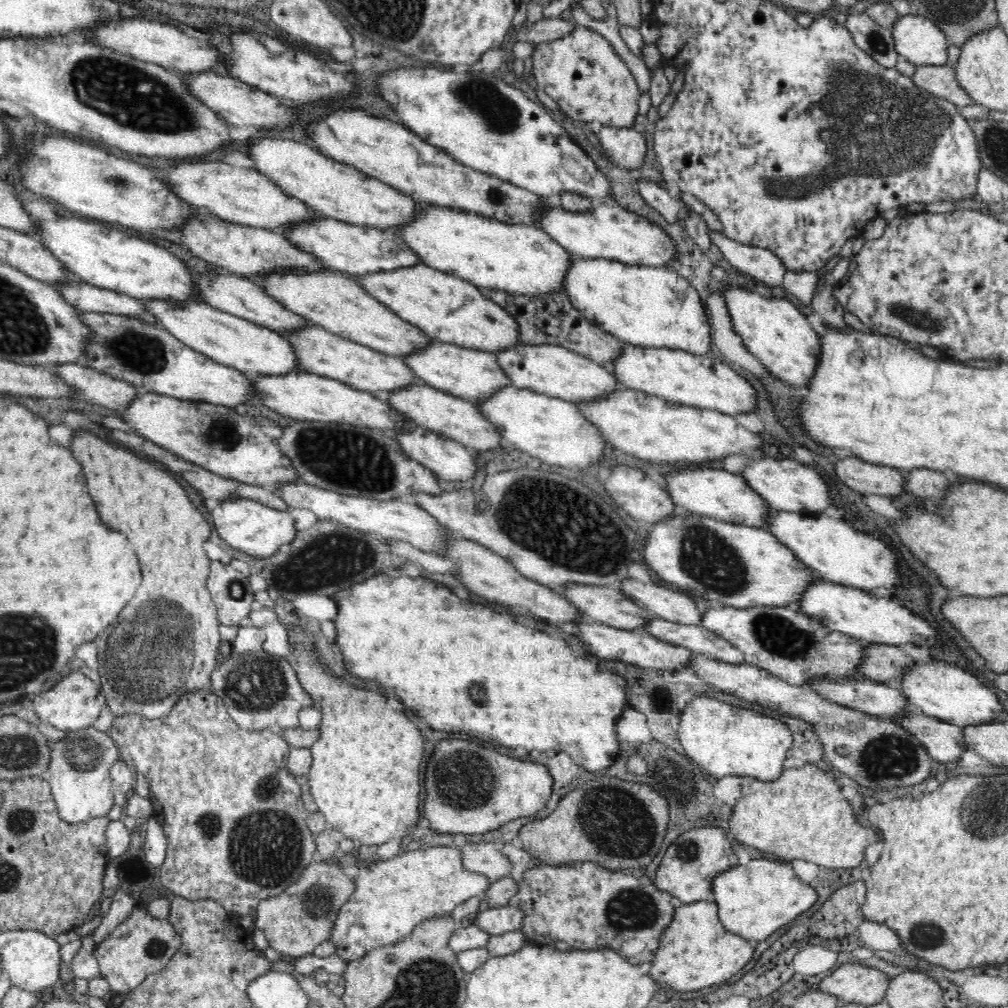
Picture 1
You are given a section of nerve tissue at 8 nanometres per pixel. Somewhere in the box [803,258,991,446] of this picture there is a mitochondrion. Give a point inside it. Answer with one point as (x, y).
(918, 321)

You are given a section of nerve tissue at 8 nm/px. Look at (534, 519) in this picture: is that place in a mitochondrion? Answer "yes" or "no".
yes

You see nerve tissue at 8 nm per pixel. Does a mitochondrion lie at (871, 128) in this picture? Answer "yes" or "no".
yes

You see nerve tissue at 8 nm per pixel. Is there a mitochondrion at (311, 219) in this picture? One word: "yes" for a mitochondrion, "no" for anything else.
no

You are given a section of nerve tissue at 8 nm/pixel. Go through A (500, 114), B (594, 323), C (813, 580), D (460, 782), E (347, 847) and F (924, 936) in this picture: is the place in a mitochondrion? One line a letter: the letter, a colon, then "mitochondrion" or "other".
A: mitochondrion
B: other
C: other
D: mitochondrion
E: other
F: mitochondrion

